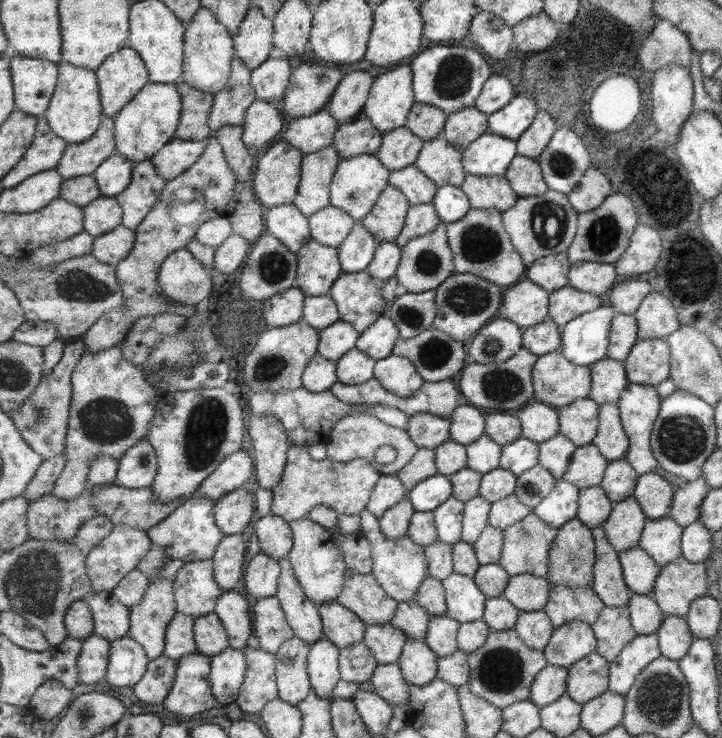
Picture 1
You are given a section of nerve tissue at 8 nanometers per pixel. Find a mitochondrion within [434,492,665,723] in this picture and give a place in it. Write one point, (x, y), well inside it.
(500, 670)

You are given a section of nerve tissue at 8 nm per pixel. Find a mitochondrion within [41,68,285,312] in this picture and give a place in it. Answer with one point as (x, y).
(77, 285)

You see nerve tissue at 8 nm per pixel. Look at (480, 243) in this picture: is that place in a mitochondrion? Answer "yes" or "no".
yes

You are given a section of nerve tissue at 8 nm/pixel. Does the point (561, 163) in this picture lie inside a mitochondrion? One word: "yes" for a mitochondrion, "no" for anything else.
yes

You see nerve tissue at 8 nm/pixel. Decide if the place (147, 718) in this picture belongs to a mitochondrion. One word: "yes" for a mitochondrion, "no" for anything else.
no

